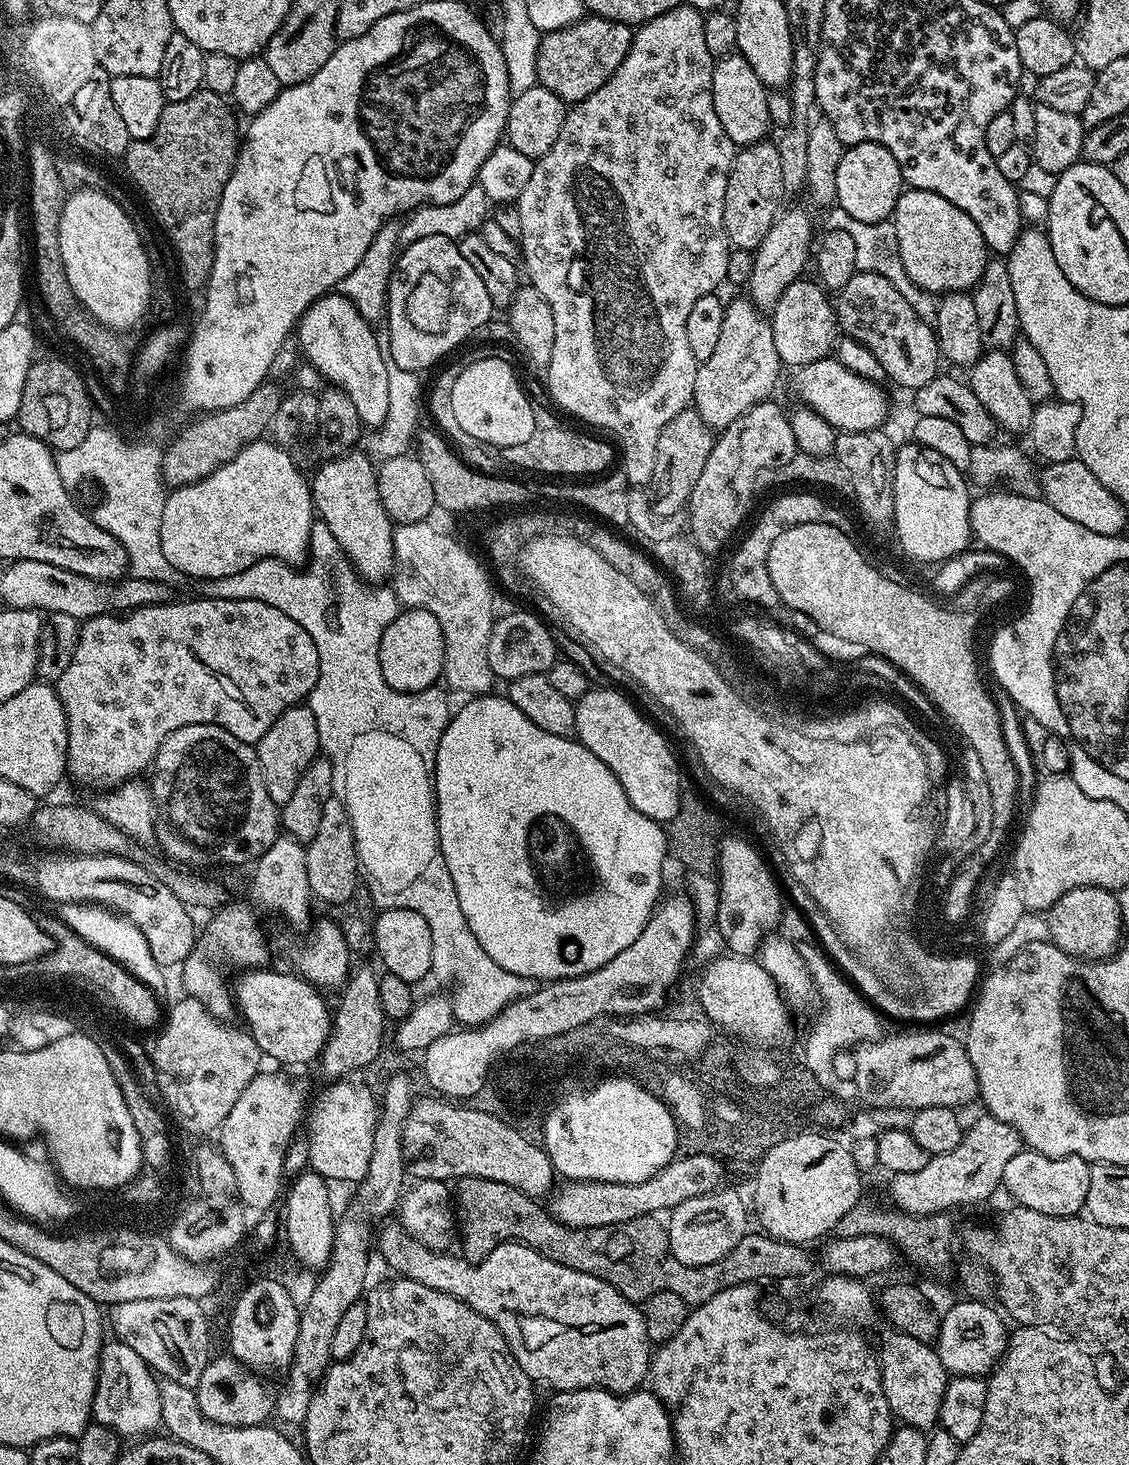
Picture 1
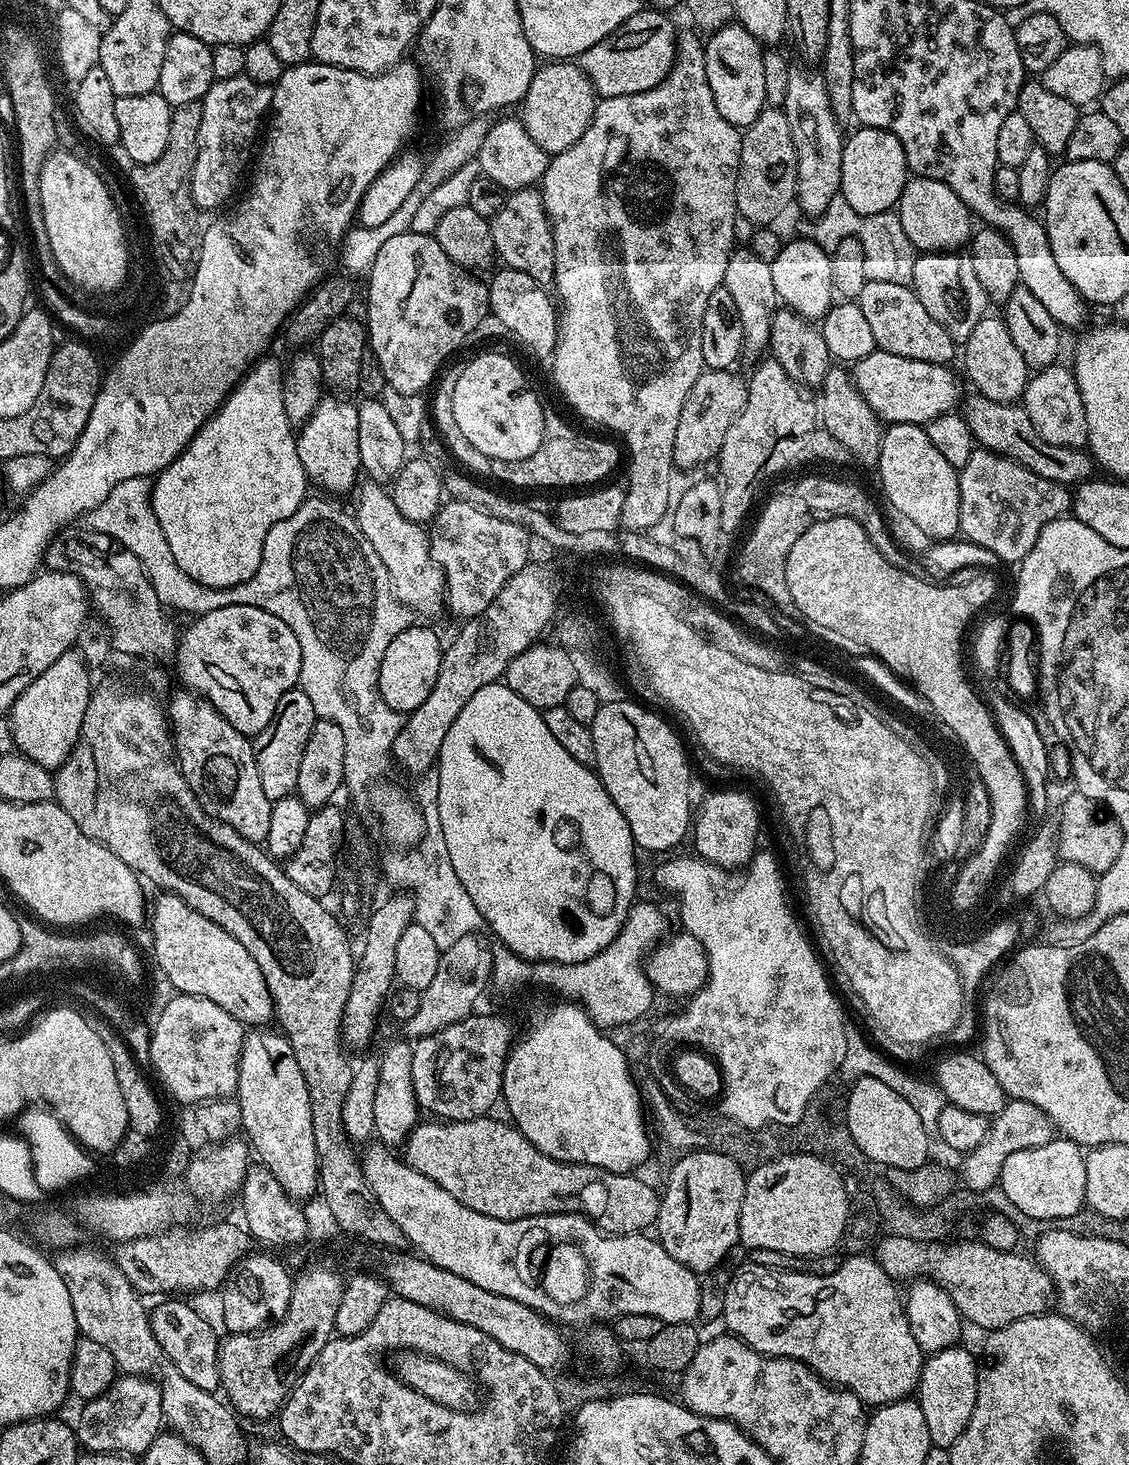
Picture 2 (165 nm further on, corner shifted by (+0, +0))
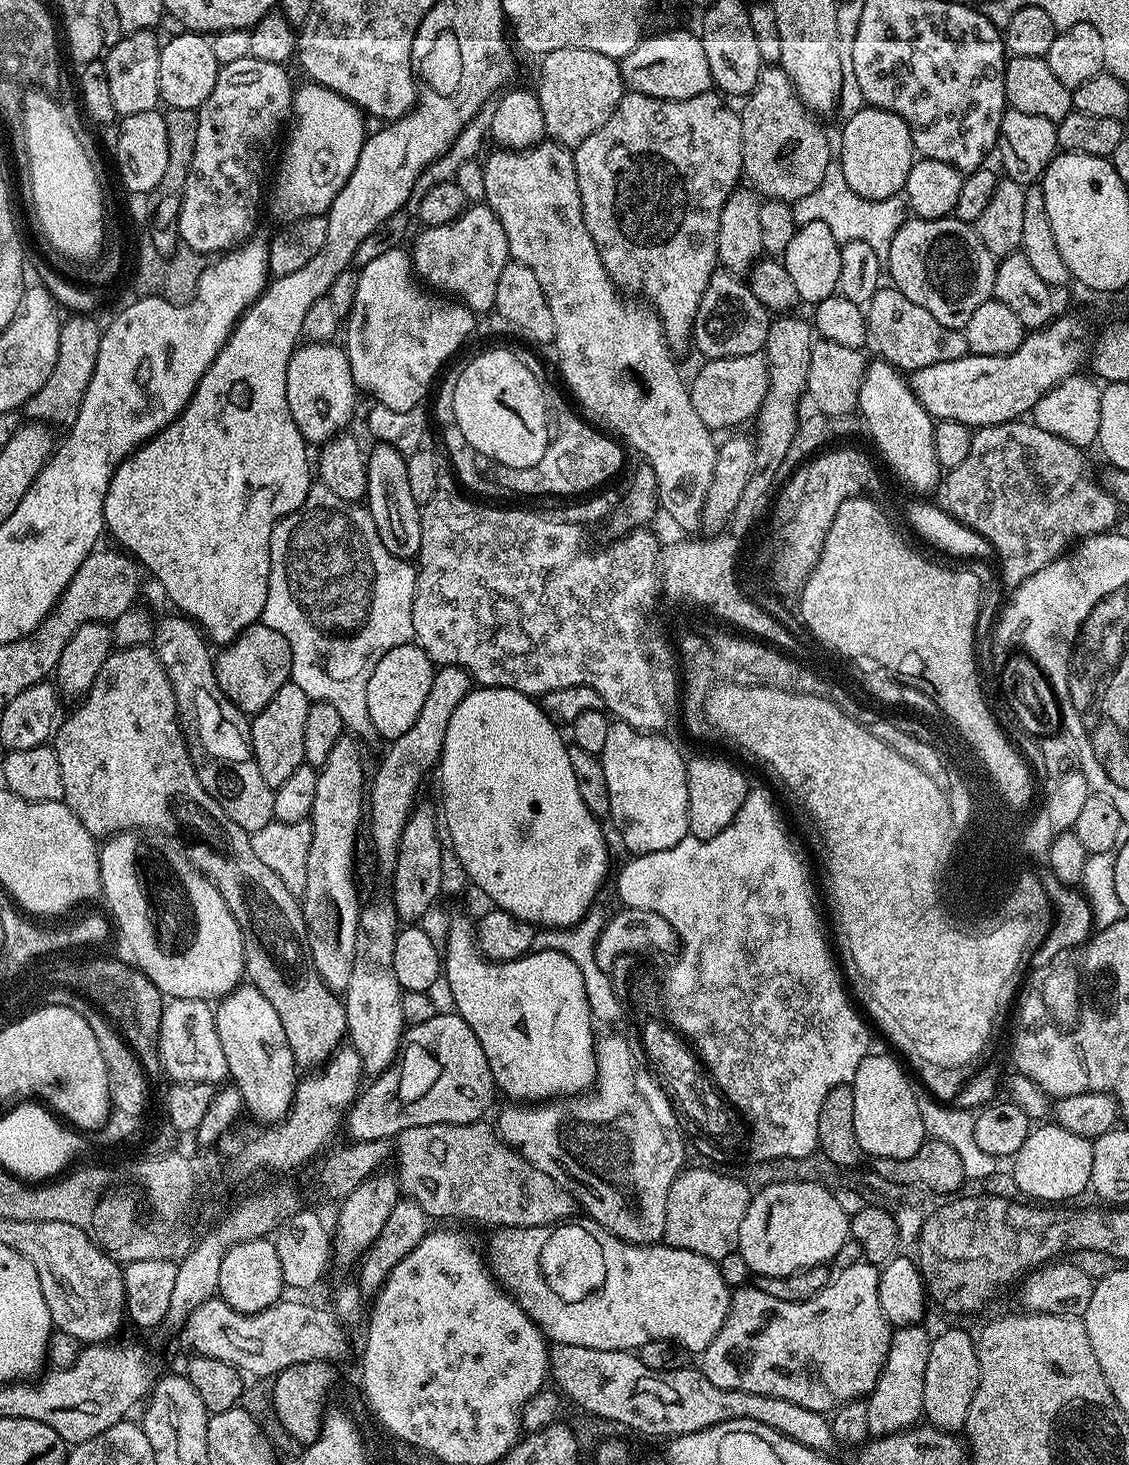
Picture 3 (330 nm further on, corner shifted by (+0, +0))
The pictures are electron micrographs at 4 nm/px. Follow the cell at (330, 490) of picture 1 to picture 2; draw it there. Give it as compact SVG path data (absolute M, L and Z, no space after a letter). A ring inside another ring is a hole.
M336 394L325 395L296 437L296 449L304 473L315 487L317 484L328 492L351 493L361 479L359 476L362 476L358 450L358 407L348 400L351 399Z

